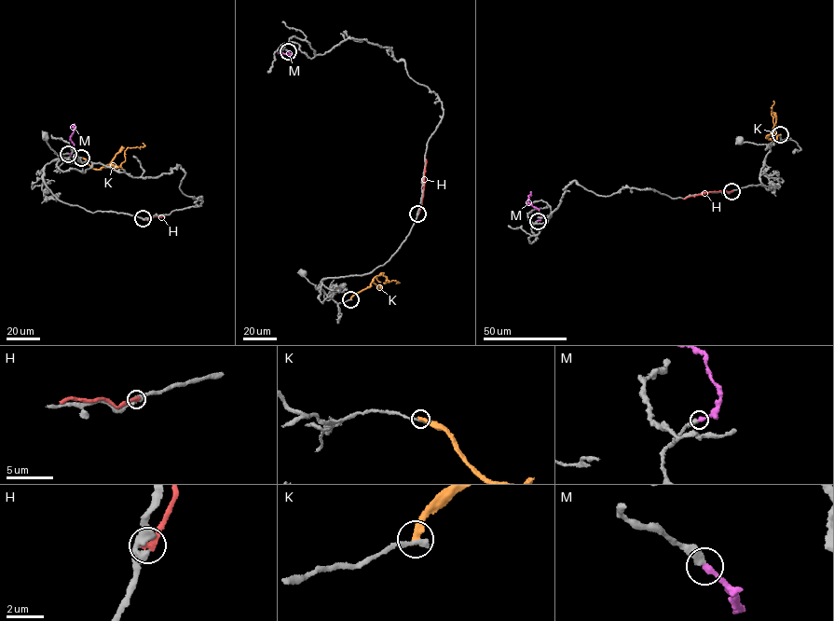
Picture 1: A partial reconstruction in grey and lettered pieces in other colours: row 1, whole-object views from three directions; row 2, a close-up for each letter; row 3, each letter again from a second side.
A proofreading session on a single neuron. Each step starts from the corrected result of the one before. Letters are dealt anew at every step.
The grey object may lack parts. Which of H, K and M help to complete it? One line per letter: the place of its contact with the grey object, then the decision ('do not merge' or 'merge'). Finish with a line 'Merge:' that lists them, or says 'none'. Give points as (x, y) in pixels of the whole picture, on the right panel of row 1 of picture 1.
H: (731, 191) | do not merge
K: (780, 134) | do not merge
M: (538, 221) | merge
Merge: M

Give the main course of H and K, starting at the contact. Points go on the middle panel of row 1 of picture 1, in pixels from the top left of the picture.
H: (417, 213), (423, 197), (426, 158)
K: (350, 299), (370, 286), (376, 276), (385, 276), (388, 282), (384, 283), (392, 280), (399, 282), (396, 283)

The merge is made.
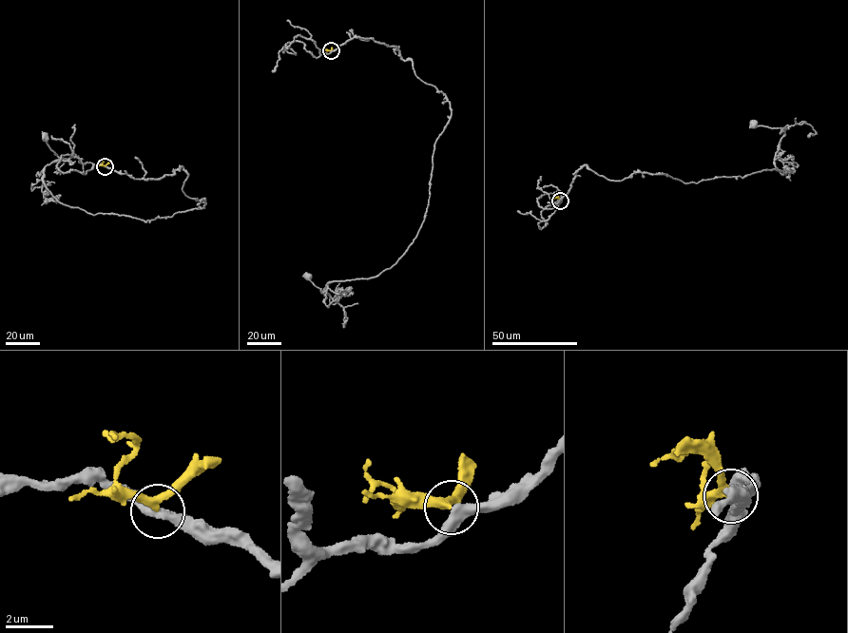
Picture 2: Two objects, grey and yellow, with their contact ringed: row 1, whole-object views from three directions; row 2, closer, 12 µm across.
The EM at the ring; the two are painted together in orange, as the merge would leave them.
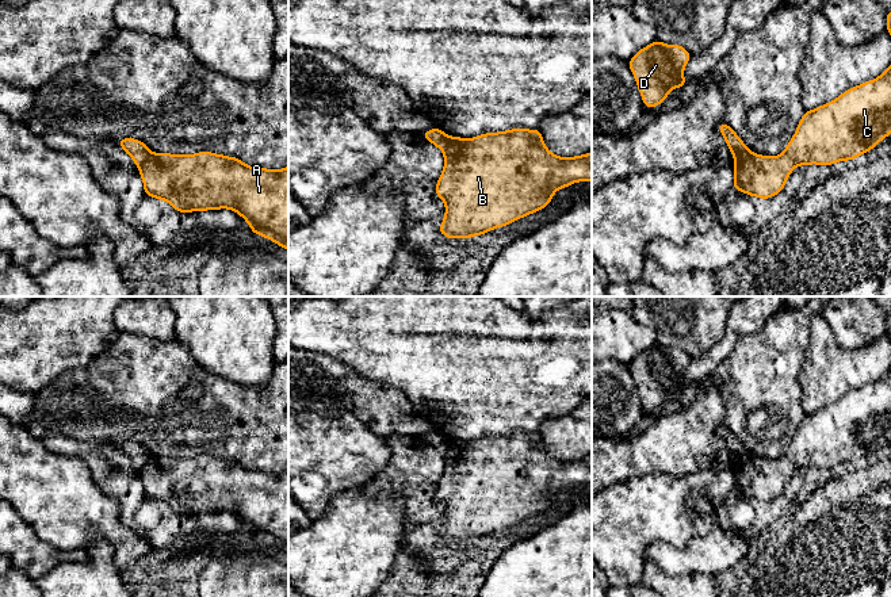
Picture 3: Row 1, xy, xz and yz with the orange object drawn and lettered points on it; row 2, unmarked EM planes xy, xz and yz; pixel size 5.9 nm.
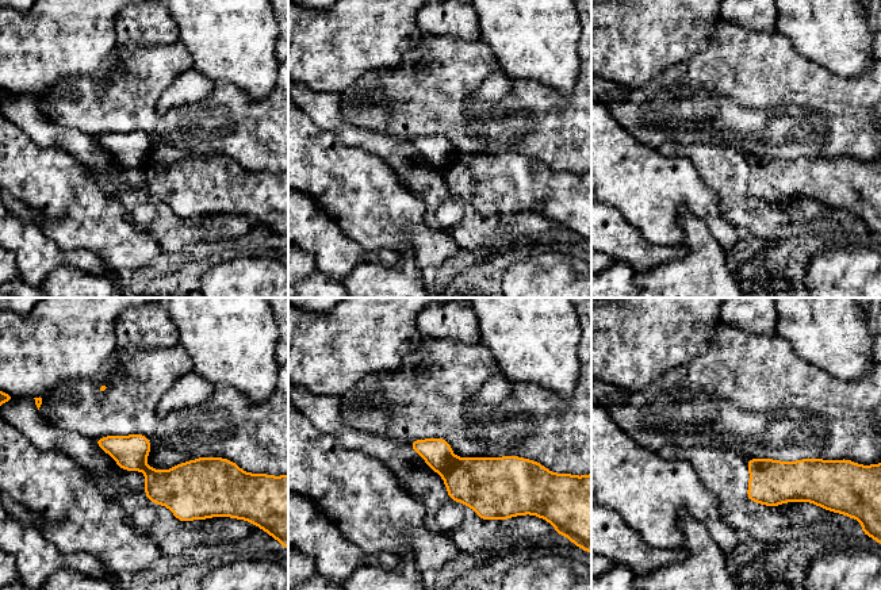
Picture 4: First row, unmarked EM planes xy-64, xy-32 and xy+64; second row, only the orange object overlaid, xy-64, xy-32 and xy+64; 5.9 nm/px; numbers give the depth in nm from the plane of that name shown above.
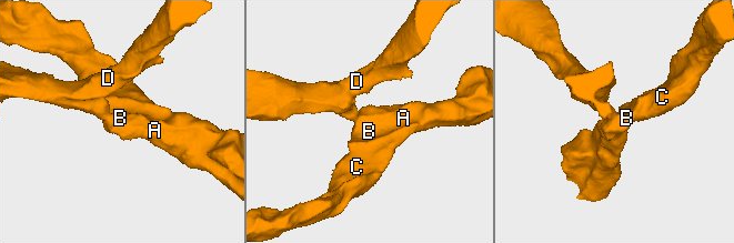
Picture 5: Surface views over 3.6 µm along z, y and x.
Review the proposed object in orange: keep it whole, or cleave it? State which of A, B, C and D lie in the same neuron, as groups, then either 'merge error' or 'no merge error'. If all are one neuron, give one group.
groups A B C / D; merge error

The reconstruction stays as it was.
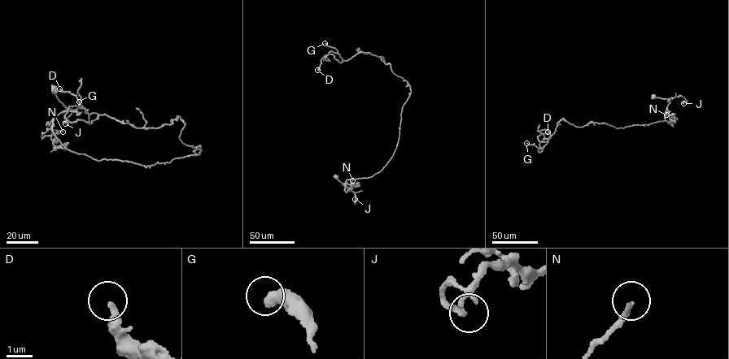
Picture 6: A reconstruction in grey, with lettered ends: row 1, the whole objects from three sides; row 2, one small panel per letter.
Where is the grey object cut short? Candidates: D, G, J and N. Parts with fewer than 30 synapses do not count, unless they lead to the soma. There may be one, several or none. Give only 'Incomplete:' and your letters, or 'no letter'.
Incomplete: no letter

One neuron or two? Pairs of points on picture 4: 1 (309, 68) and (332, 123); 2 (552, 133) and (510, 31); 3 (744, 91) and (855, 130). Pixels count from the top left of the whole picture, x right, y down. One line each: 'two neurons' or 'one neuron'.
1: two neurons
2: two neurons
3: one neuron

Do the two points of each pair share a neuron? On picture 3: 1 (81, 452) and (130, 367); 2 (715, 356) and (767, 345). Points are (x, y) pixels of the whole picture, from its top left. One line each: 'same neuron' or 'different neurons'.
1: different neurons
2: different neurons

